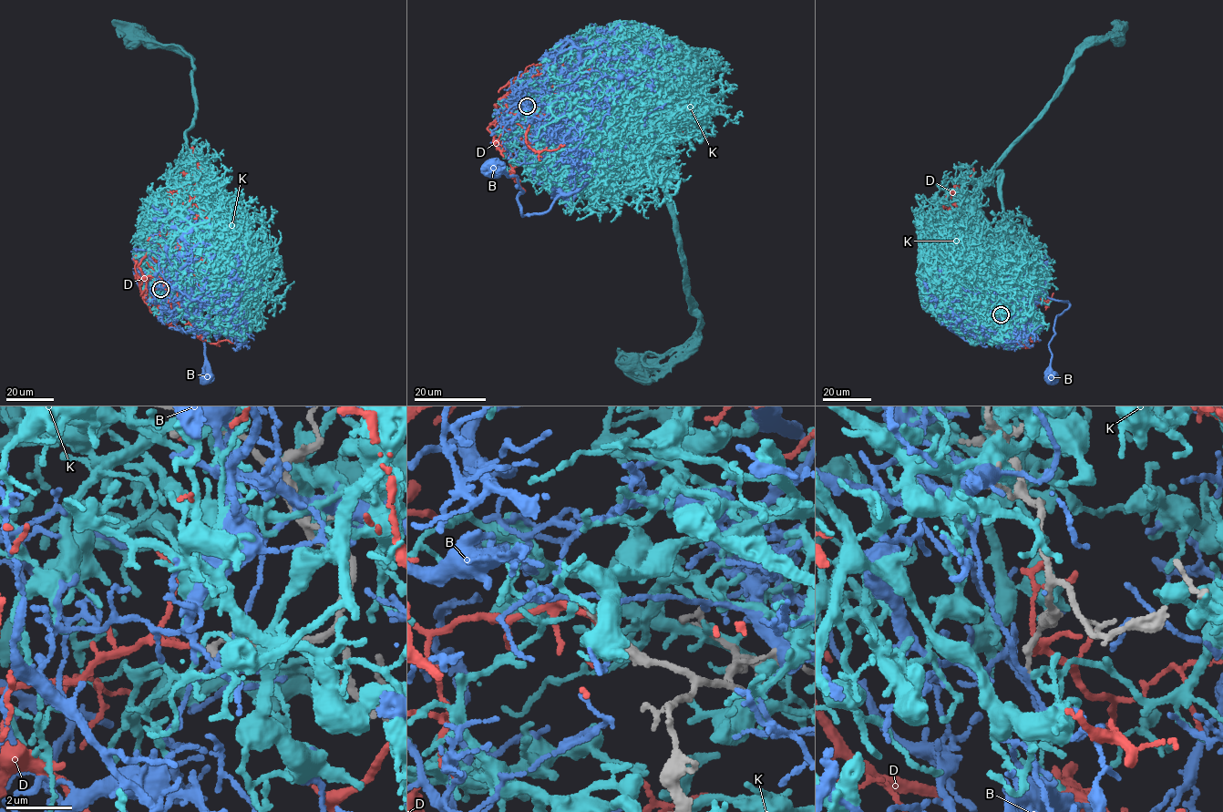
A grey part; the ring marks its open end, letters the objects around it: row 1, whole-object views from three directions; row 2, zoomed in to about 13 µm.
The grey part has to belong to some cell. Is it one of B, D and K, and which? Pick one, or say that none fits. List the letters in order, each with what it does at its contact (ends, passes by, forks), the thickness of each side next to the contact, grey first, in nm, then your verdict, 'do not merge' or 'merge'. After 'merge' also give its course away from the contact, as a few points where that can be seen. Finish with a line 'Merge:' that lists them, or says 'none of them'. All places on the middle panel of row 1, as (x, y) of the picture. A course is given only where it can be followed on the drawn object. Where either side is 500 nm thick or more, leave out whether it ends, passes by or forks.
B: it passes by; calibres 200 and 130 nm; do not merge
D: it ends; calibres 240 and 160 nm; merge; course (527, 106), (508, 108), (501, 99), (526, 72), (601, 73), (639, 60), (685, 95), (681, 139)
K: it ends; calibres 200 and 160 nm; do not merge
Merge: D

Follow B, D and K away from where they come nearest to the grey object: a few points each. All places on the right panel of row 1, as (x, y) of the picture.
B: (1001, 316), (996, 302), (1044, 293), (1068, 302), (1069, 307), (1057, 315), (1049, 344), (1052, 375)
D: (1001, 314), (1006, 321), (982, 313), (960, 263), (939, 234), (938, 224), (946, 196), (969, 179), (973, 168)
K: (1000, 316), (1012, 318), (1016, 302), (1012, 229), (994, 165), (1062, 87), (1084, 40), (1120, 29)

